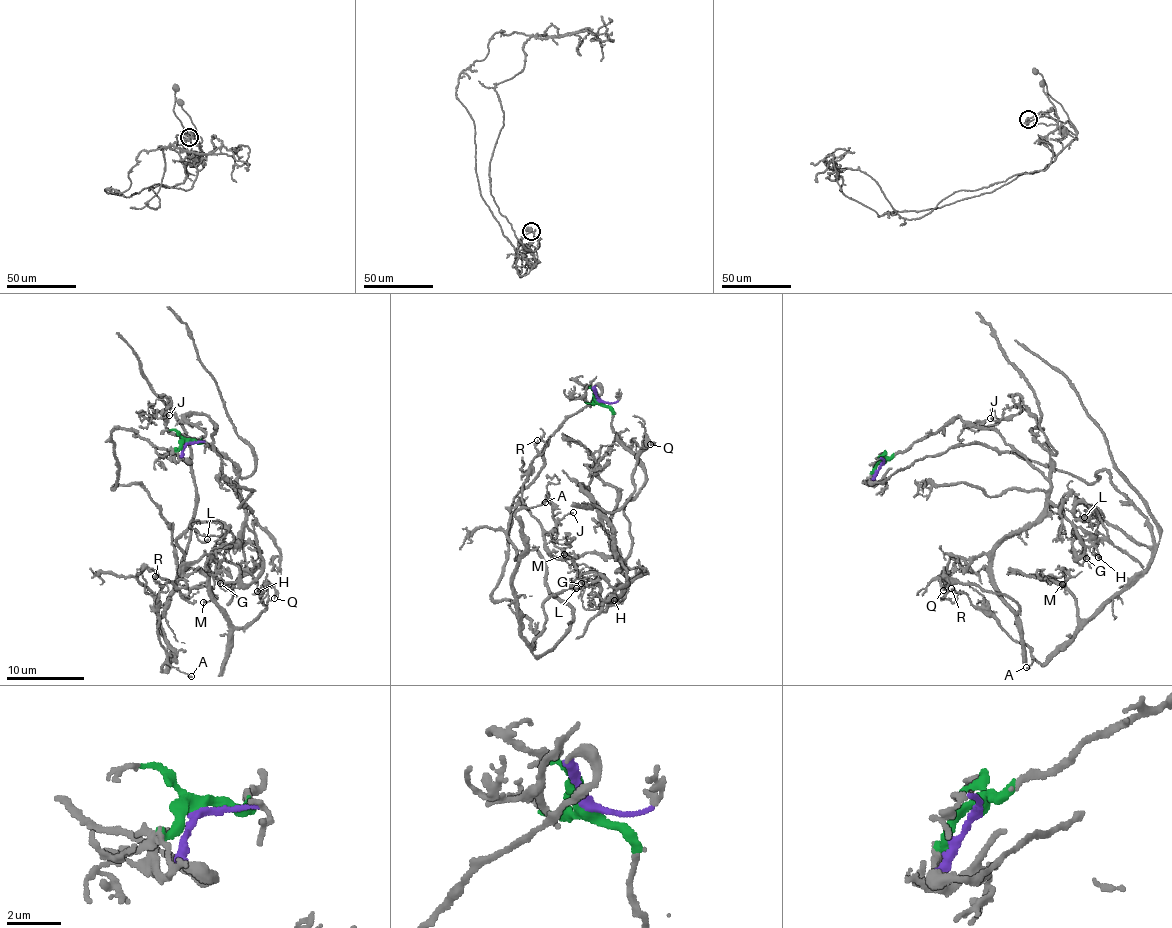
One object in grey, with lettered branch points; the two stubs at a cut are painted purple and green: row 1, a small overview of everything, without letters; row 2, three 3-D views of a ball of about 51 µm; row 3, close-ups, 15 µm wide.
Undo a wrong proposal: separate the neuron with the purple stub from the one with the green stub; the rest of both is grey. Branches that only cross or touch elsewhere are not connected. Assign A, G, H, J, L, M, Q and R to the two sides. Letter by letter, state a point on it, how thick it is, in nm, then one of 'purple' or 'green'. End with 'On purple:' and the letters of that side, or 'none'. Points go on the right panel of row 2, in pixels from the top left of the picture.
A: (1026, 667) | 150 nm | purple
G: (1086, 558) | 120 nm | green
H: (1098, 557) | 140 nm | green
J: (990, 418) | 130 nm | green
L: (1084, 517) | 240 nm | purple
M: (1062, 584) | 170 nm | purple
Q: (943, 590) | 190 nm | green
R: (951, 588) | 180 nm | purple
On purple: A, L, M, R

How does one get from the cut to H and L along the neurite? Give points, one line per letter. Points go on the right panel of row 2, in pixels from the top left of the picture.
H: (884, 461), (960, 417), (978, 427), (994, 429), (1050, 484), (1050, 501), (1098, 557)
L: (884, 463), (873, 482), (981, 444), (1087, 482), (1109, 474), (1153, 544), (1076, 503), (1084, 517)

